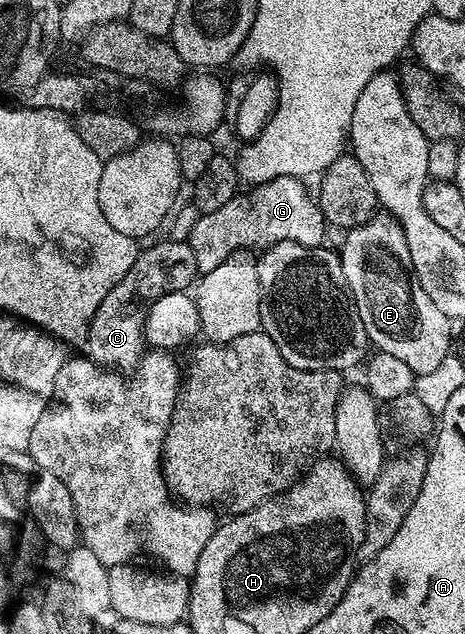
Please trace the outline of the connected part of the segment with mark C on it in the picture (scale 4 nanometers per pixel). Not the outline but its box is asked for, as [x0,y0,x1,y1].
[86,242,197,369]

